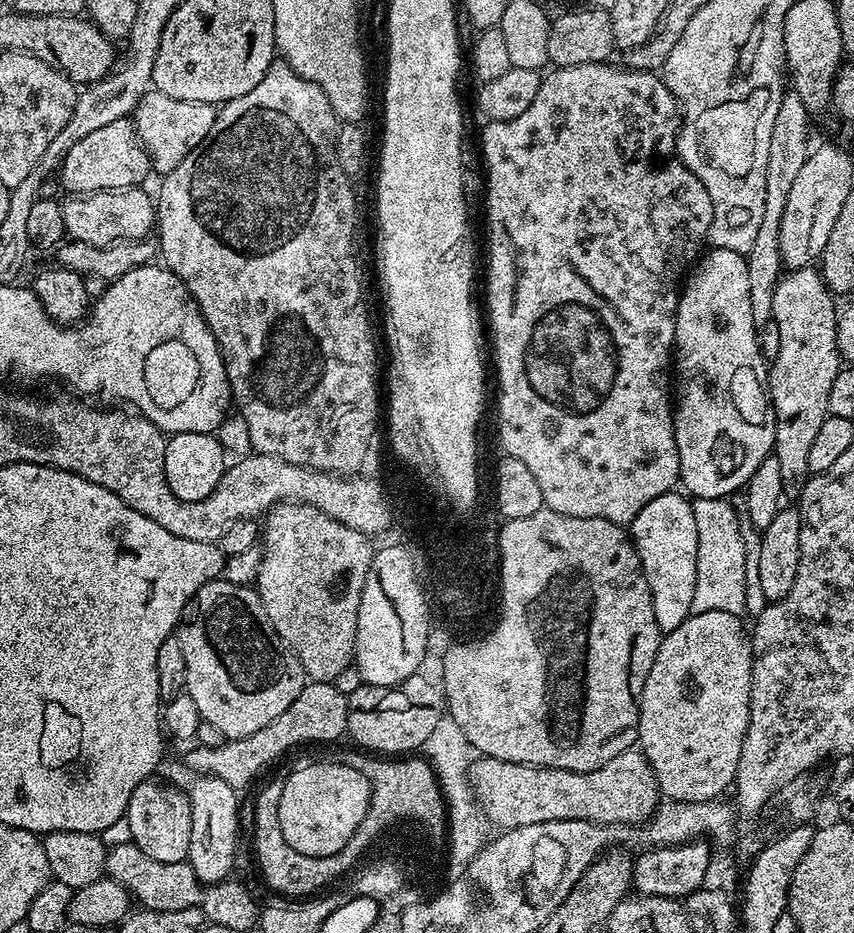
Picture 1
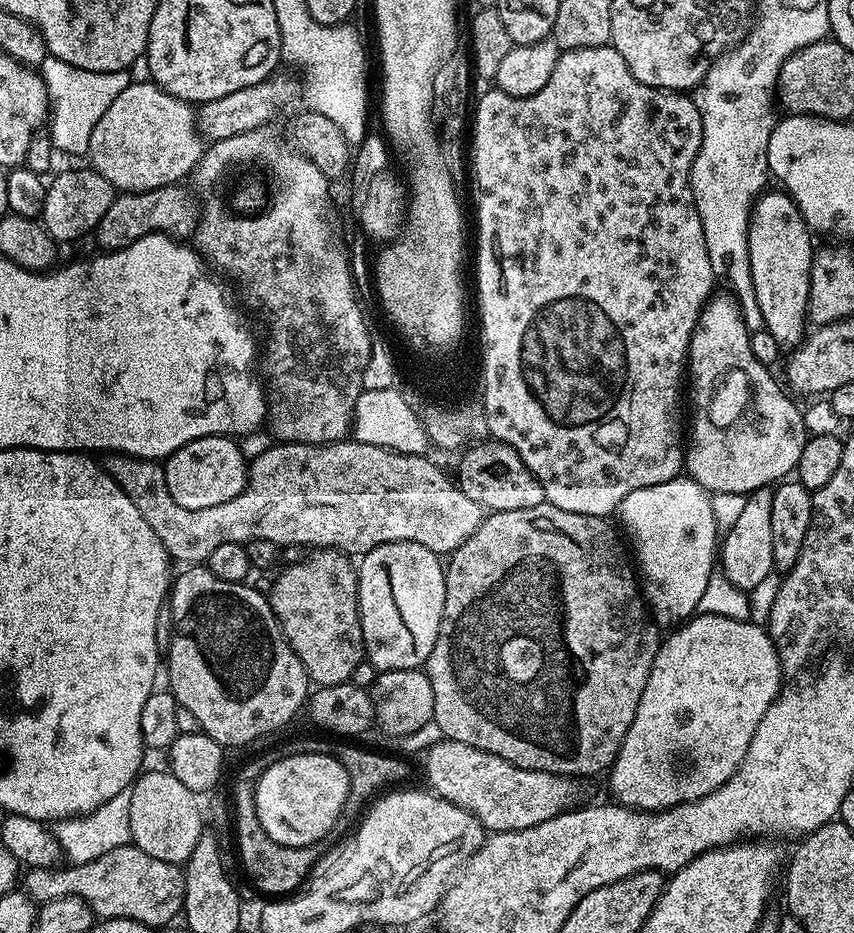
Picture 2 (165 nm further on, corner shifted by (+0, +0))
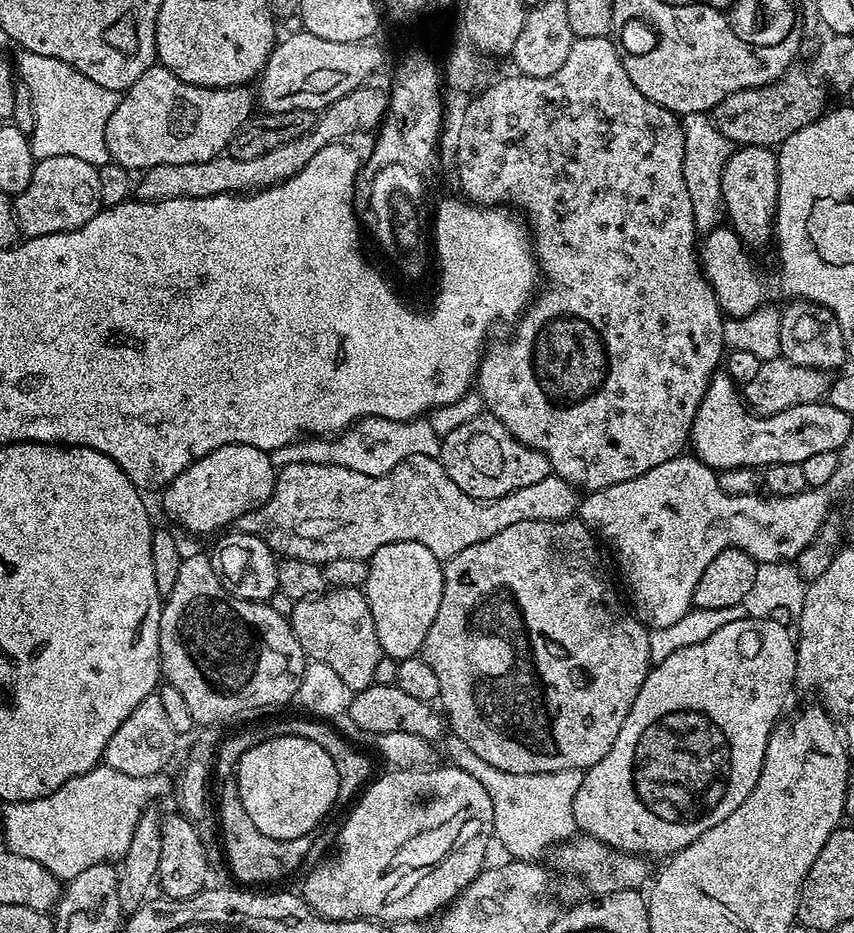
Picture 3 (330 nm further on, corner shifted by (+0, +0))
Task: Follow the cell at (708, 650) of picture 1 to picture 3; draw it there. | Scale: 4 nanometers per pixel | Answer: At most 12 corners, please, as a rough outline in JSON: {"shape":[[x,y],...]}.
{"shape":[[796,642],[674,650],[602,762],[585,836],[668,858],[756,789]]}

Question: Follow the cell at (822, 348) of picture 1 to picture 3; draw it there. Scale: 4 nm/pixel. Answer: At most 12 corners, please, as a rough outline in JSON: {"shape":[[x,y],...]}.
{"shape":[[745,144],[722,170],[727,223],[749,249],[771,245],[777,153]]}

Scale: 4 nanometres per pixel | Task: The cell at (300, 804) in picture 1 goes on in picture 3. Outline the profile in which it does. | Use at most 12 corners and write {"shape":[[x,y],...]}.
{"shape":[[275,736],[235,761],[250,822],[315,833],[341,799],[319,739]]}

